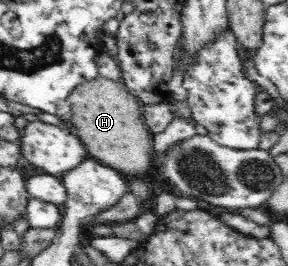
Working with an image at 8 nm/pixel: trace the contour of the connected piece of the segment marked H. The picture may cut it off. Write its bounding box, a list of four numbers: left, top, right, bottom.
[68,75,155,179]

